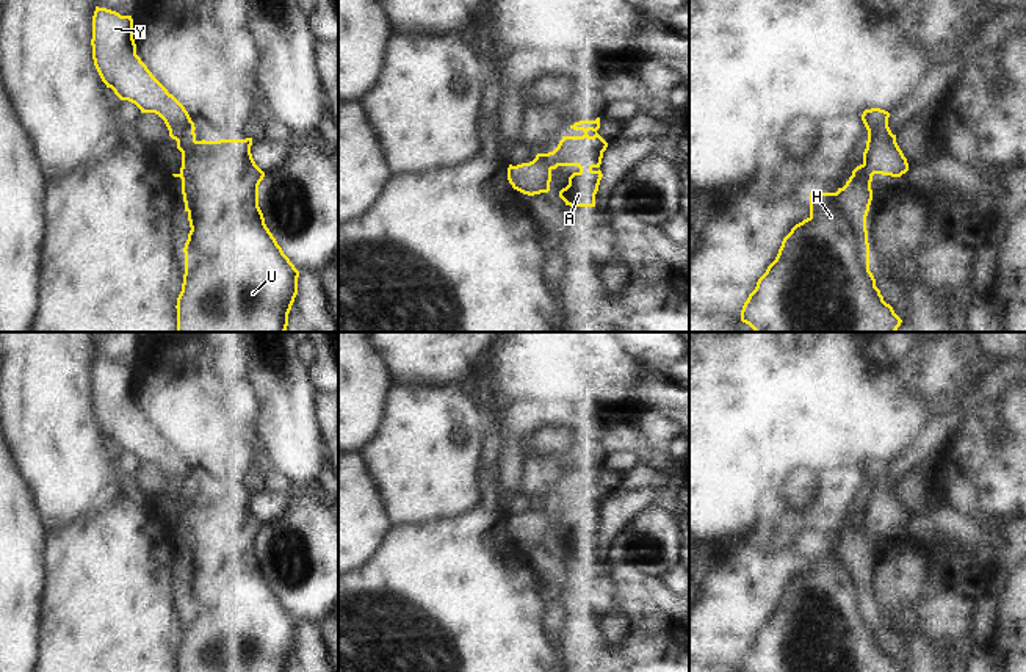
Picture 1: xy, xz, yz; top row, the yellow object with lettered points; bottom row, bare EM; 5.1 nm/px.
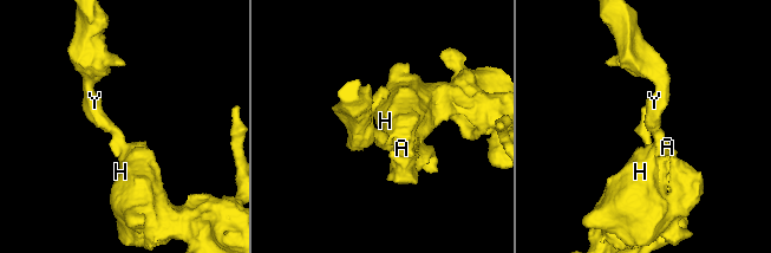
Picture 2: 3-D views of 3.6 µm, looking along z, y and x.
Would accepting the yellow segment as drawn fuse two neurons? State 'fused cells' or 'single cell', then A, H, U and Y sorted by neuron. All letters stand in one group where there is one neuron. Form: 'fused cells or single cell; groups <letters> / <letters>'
single cell; groups A H U Y

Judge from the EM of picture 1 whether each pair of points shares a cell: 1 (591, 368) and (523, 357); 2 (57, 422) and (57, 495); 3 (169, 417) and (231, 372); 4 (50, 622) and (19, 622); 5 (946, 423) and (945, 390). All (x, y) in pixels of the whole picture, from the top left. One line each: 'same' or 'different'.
1: same
2: same
3: different
4: different
5: different

